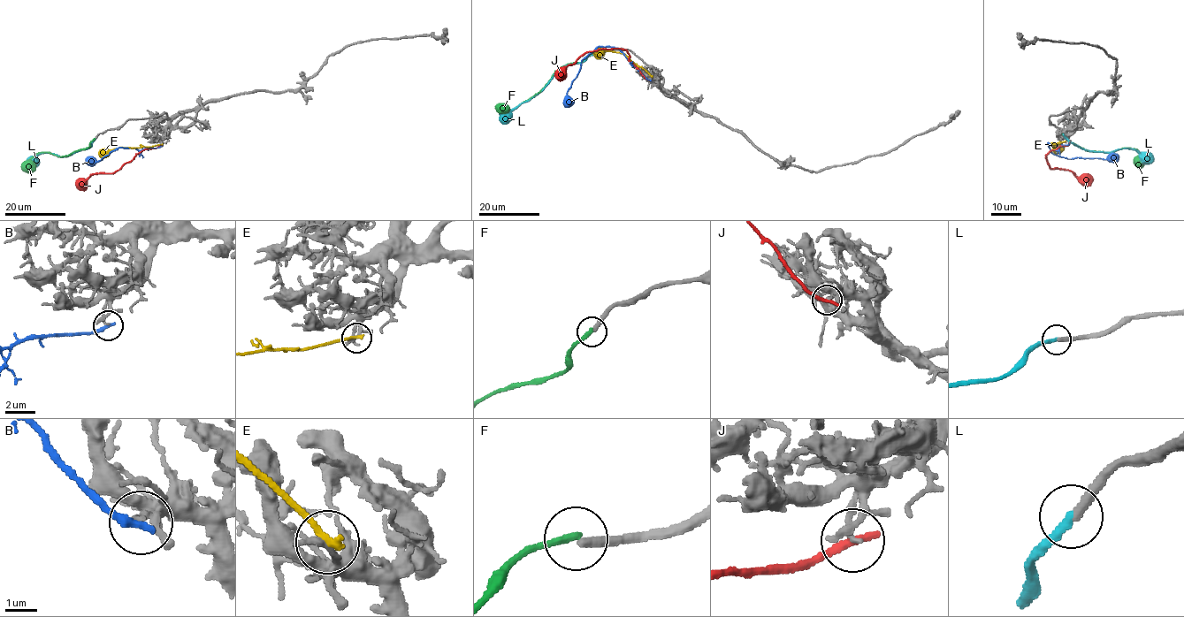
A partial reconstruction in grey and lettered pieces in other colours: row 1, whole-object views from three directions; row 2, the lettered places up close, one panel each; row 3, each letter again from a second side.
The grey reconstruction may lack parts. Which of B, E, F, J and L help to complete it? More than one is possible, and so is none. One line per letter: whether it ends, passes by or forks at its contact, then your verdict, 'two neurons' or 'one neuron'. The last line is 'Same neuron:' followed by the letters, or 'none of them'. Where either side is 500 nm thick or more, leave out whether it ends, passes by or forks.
B: it ends; two neurons
E: it ends; two neurons
F: it ends; two neurons
J: it ends; two neurons
L: it ends; one neuron
Same neuron: L

